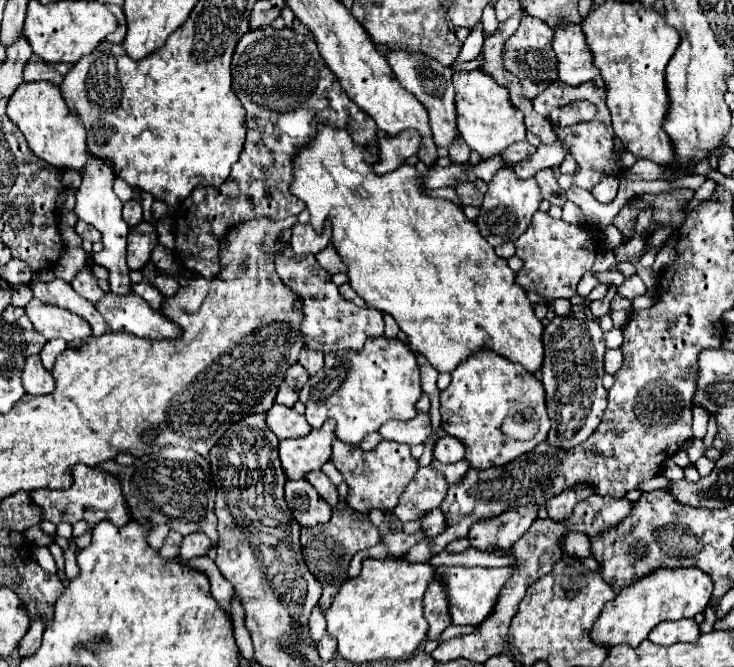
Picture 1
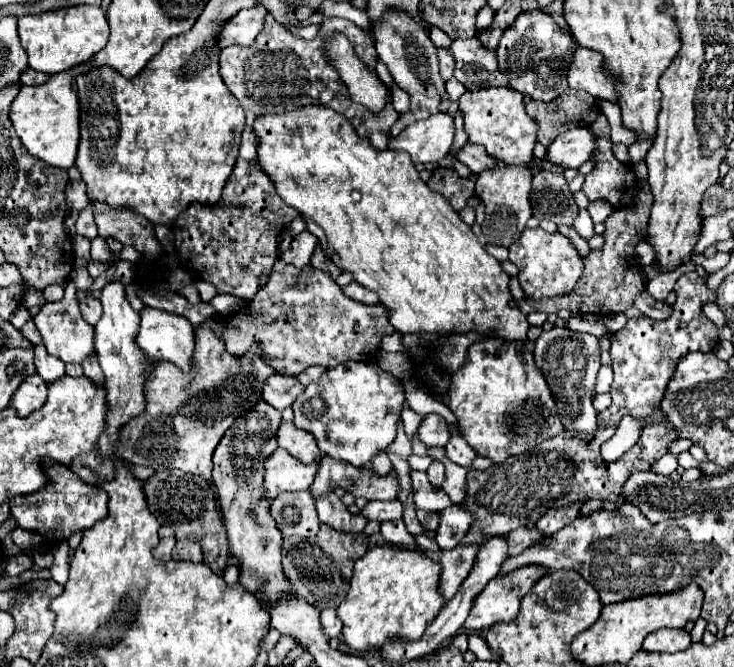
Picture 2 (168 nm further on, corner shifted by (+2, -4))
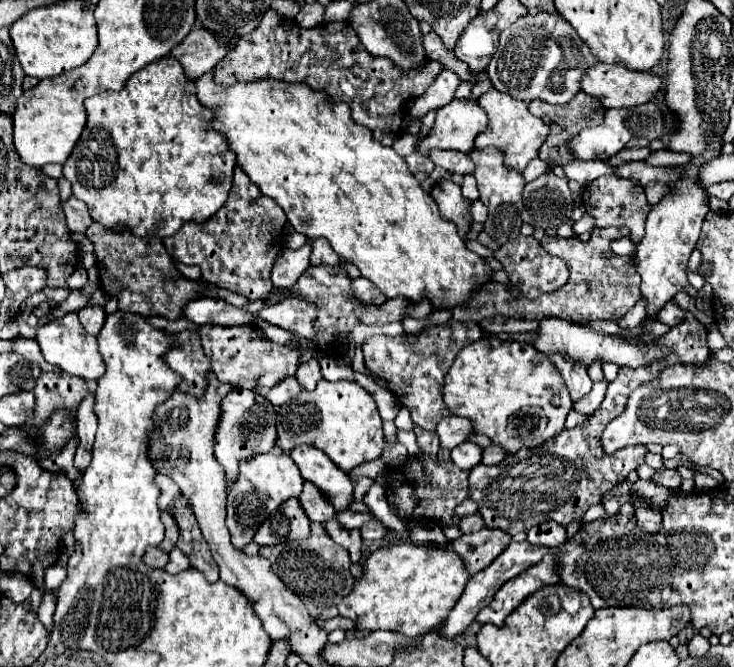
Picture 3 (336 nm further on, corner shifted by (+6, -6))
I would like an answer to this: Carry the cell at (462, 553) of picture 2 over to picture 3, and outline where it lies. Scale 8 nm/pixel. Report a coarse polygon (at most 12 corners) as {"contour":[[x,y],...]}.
{"contour":[[480,529],[452,541],[468,571],[486,569],[508,545],[502,529]]}

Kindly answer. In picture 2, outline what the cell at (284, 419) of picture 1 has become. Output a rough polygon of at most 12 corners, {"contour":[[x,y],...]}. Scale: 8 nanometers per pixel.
{"contour":[[282,421],[278,445],[302,463],[322,457],[314,437]]}

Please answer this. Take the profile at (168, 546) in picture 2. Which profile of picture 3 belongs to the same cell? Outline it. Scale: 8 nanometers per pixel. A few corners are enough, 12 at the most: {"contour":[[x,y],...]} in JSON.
{"contour":[[148,547],[142,561],[164,569],[168,555],[160,547]]}

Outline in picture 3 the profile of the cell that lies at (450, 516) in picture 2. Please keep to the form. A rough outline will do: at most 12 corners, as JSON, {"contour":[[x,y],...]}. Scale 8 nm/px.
{"contour":[[480,513],[462,517],[462,533],[474,533],[484,527]]}

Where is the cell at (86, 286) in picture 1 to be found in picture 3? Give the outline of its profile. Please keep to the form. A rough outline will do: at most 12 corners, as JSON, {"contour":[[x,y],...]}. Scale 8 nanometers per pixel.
{"contour":[[88,305],[78,311],[80,323],[90,335],[98,335],[106,313]]}

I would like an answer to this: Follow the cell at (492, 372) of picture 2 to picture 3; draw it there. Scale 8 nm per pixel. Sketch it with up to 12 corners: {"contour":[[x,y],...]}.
{"contour":[[530,343],[464,347],[454,415],[510,453],[564,429],[570,393]]}

